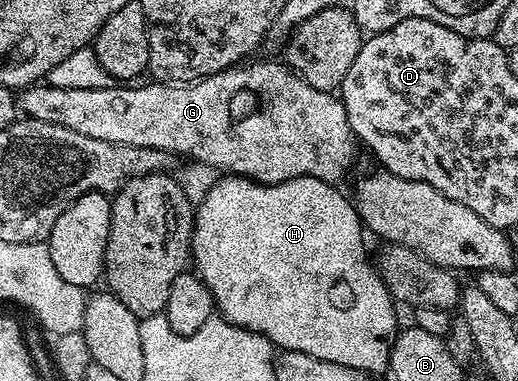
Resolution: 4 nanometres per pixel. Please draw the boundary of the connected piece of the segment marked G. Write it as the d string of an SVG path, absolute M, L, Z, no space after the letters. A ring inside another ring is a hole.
M247 62L245 66L232 66L226 71L210 75L206 79L199 79L198 82L189 85L149 81L150 83L144 84L143 87L134 87L138 85L110 85L114 87L95 85L88 89L68 89L67 87L52 87L49 82L42 81L37 85L25 88L21 92L20 111L25 118L44 121L48 125L60 125L64 129L84 133L84 137L96 137L96 141L112 141L120 145L132 145L144 149L160 149L161 151L167 151L171 157L187 155L188 158L195 159L196 162L203 163L206 167L215 167L216 170L222 171L218 173L243 175L246 179L254 180L255 183L283 183L289 179L307 175L308 177L316 177L325 183L341 184L341 179L349 173L354 158L357 157L358 151L360 152L360 144L354 138L354 130L348 125L348 113L344 109L341 98L337 94L321 91L312 85L308 85L308 81L304 81L301 75L290 70L285 62L249 63Z

